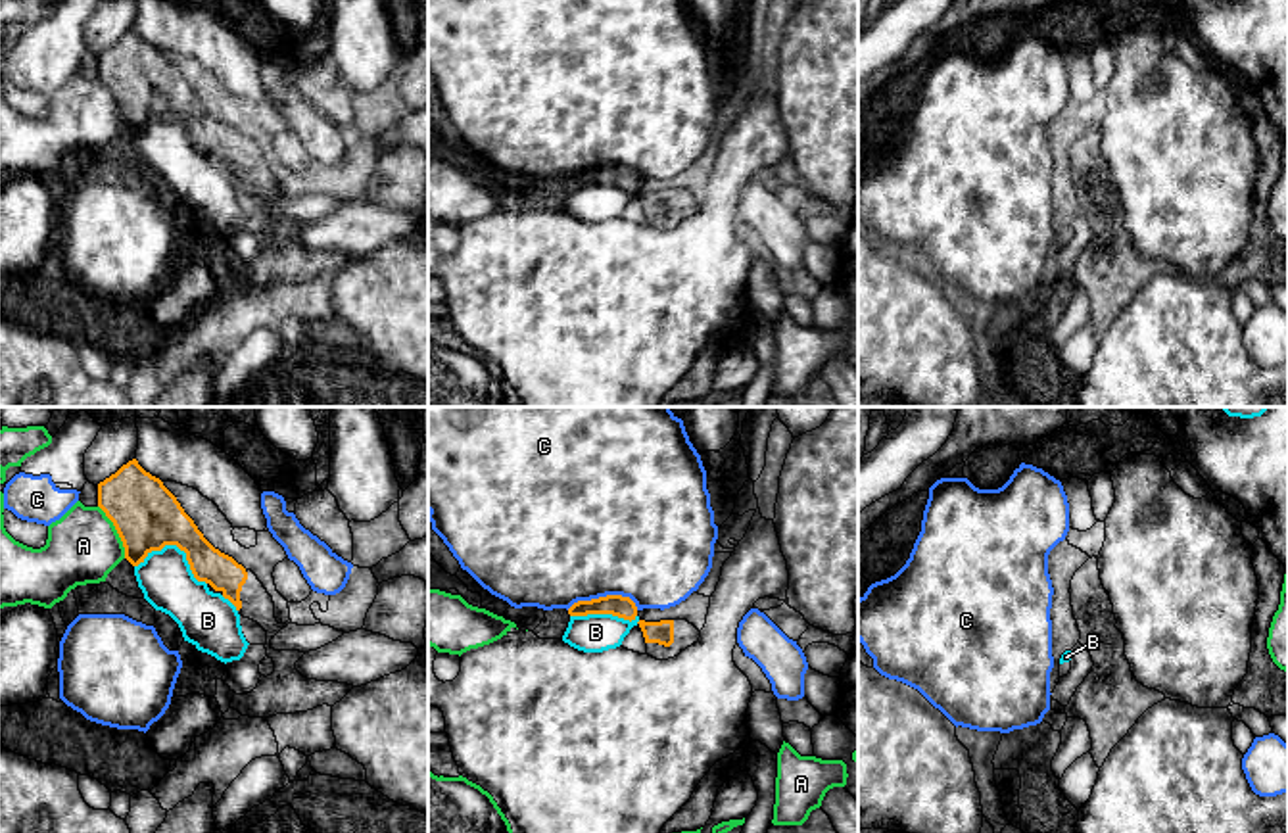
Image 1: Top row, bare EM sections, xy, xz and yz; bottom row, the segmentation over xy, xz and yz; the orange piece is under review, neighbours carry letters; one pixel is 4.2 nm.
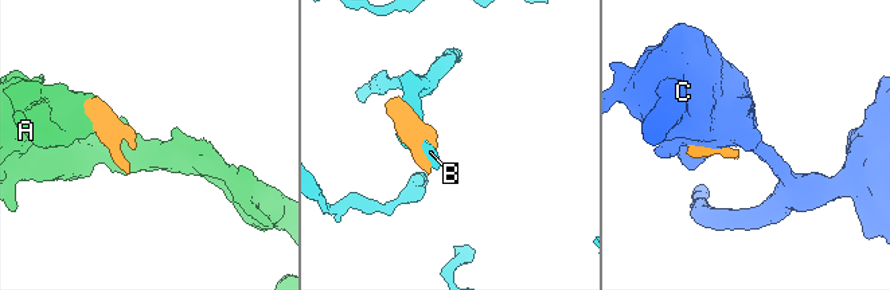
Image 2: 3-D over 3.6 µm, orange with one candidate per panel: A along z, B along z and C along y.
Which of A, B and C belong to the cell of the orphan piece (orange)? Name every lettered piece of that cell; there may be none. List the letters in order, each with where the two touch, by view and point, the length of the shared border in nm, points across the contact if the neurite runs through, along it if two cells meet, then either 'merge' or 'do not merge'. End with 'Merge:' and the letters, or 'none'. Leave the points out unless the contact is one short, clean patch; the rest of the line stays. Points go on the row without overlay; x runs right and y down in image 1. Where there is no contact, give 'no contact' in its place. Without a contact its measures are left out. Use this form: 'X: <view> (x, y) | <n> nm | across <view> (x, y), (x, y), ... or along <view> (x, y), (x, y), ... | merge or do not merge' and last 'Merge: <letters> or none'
A: xy (118, 102) | 260 nm | along xy (98, 75), (112, 93), (125, 127) | do not merge
B: xy (177, 116) | 320 nm | do not merge
C: xz (601, 167) | 300 nm | do not merge
Merge: none

